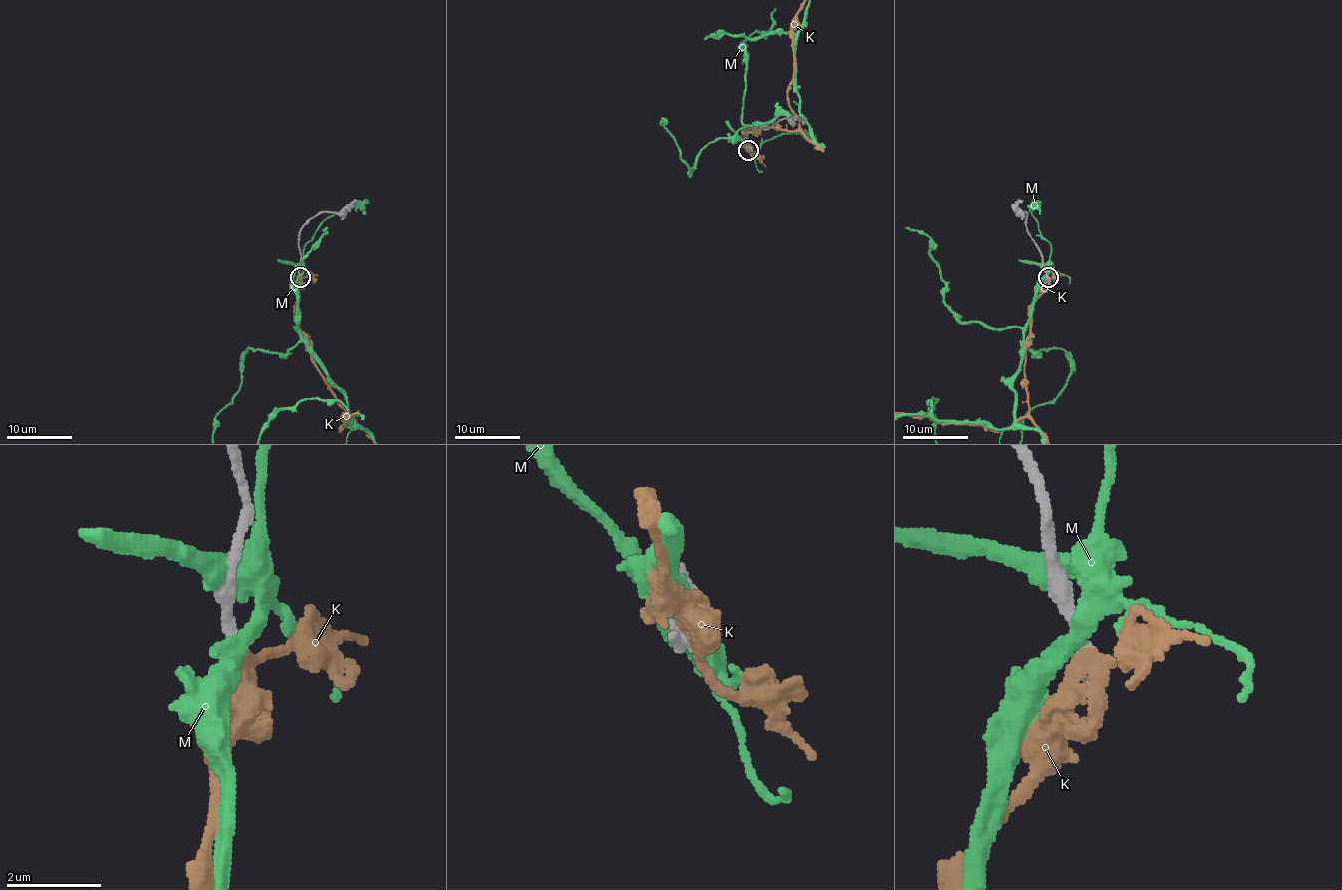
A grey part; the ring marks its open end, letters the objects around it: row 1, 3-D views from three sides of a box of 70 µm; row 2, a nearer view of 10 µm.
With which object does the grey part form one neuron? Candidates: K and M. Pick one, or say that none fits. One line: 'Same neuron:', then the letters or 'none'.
Same neuron: K

